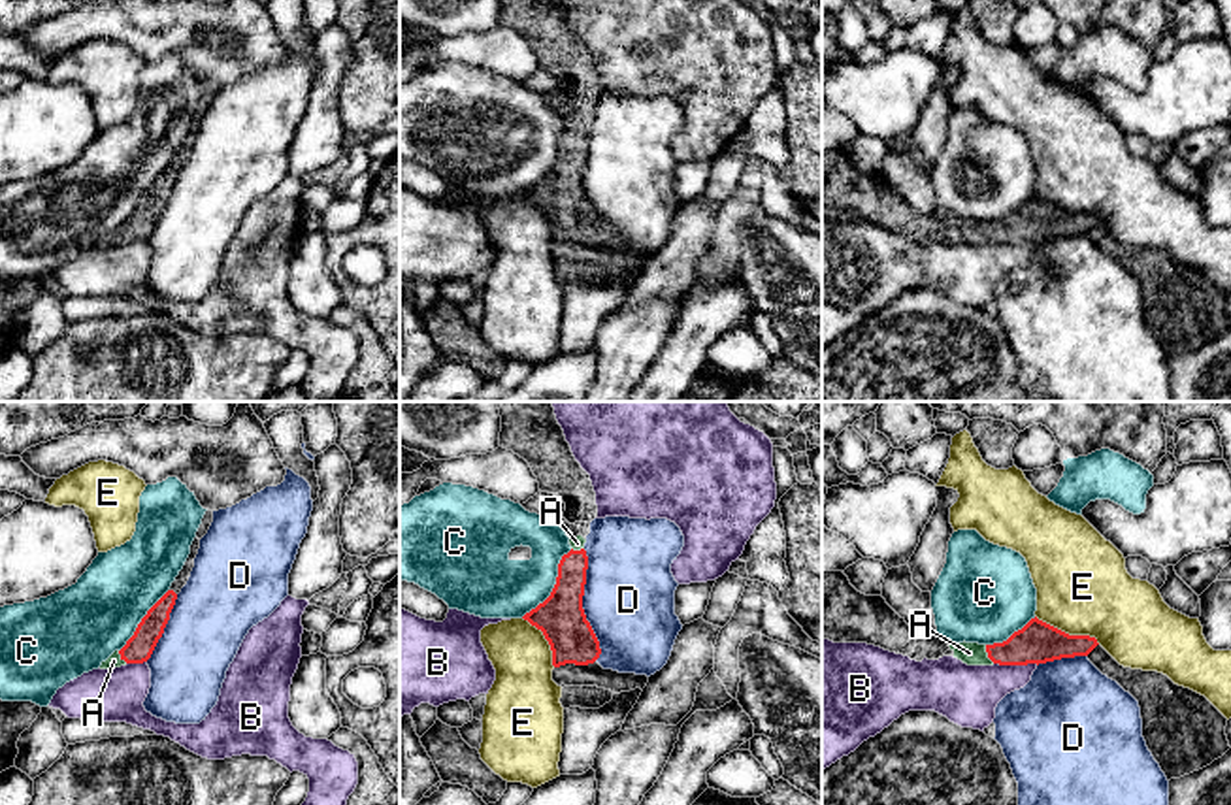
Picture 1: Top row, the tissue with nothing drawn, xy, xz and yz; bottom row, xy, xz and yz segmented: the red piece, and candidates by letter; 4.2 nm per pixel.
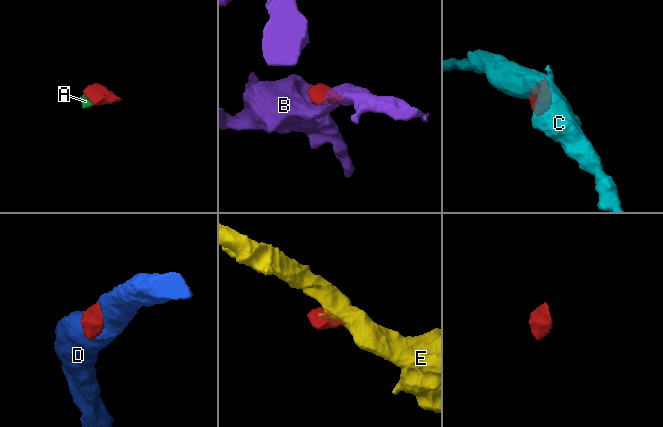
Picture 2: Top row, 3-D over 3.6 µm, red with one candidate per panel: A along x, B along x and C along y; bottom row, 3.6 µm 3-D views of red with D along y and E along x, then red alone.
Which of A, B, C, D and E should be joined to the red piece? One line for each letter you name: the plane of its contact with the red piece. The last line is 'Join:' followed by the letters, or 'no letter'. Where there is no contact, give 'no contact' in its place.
A: meets red in yz
Join: A

